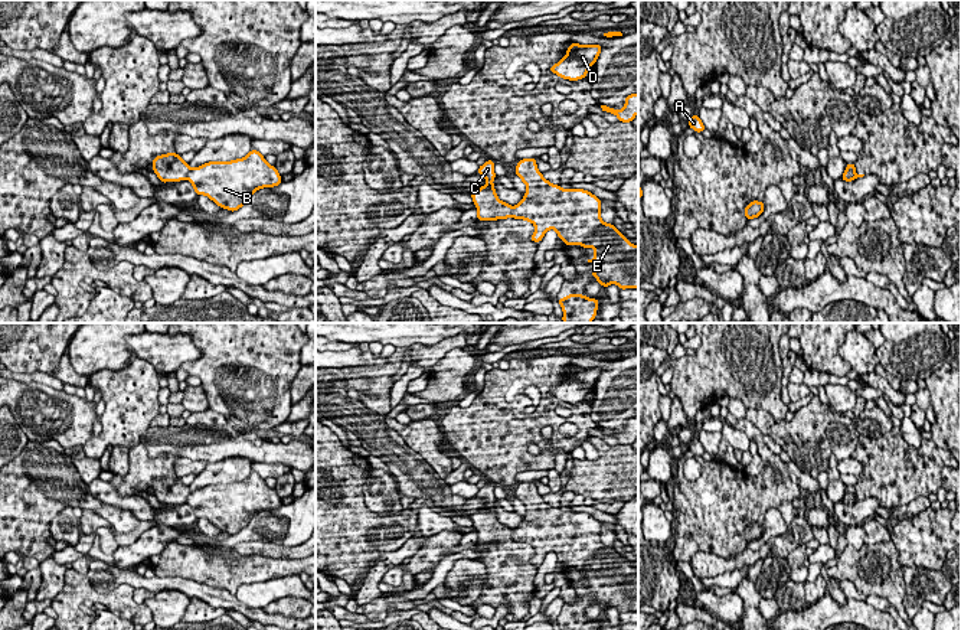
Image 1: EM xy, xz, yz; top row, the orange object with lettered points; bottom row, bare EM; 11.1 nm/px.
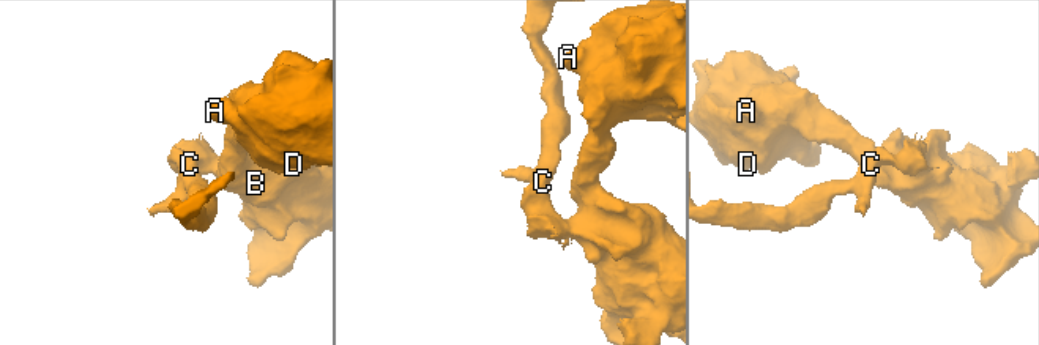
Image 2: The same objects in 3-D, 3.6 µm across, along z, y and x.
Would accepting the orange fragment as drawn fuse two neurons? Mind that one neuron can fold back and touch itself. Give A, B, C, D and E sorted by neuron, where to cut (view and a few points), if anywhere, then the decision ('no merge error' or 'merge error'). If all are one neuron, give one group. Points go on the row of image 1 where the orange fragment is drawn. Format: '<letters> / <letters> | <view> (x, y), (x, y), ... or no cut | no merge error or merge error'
A B D E / C | xz (510, 206), (513, 216) | merge error

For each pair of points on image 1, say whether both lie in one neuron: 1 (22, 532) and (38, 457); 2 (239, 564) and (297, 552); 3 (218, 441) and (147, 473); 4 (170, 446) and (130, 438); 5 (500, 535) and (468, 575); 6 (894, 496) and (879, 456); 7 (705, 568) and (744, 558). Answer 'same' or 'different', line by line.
1: same
2: different
3: different
4: different
5: different
6: same
7: same

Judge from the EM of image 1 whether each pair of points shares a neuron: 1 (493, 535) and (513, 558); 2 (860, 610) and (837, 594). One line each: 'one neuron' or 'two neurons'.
1: one neuron
2: two neurons

